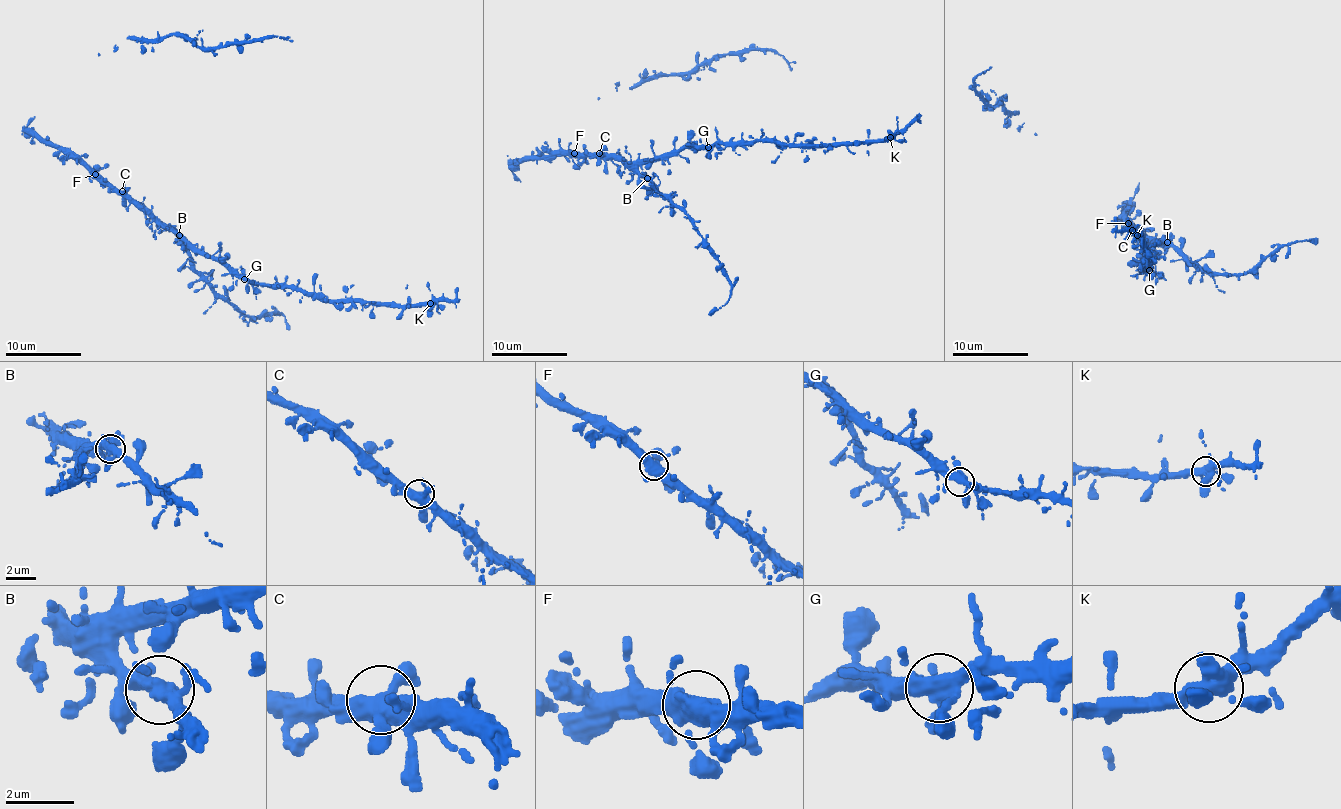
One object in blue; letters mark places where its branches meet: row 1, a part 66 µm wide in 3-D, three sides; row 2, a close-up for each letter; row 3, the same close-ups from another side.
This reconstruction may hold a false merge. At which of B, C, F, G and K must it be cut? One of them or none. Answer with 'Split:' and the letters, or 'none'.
Split: none

